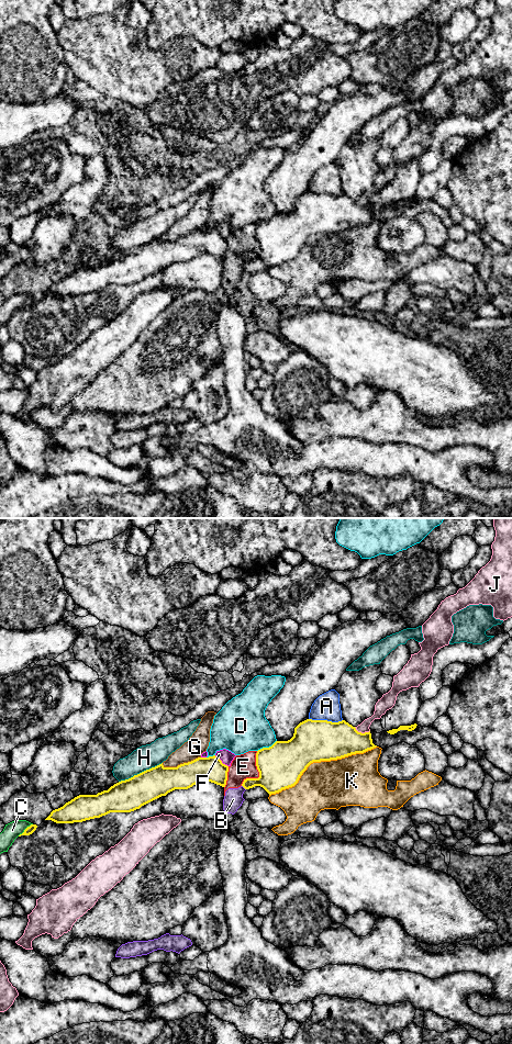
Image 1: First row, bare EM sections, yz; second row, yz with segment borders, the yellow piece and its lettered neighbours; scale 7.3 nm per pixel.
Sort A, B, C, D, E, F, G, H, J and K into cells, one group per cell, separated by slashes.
A / B E / C / D / F / G / H / J / K

